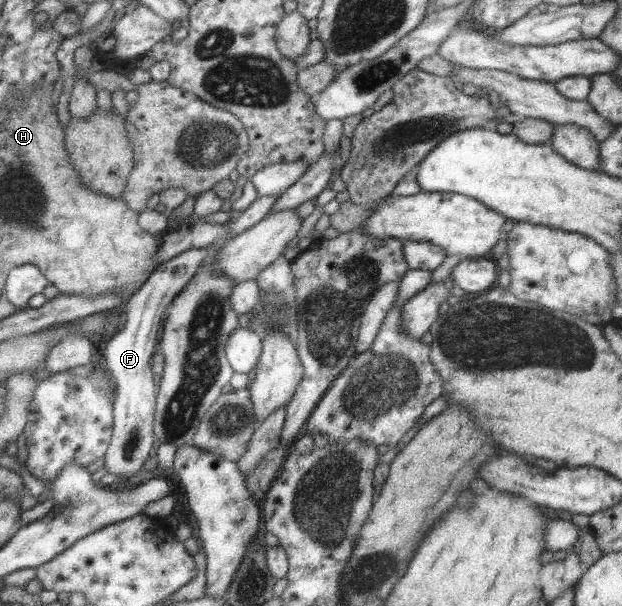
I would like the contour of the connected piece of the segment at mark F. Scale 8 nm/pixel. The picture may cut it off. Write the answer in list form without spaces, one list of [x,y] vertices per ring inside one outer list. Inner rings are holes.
[[[190,248],[163,261],[162,264],[158,264],[153,269],[153,272],[150,273],[150,277],[146,278],[146,281],[140,285],[140,288],[135,293],[132,293],[132,297],[123,303],[122,309],[126,313],[124,327],[120,331],[115,331],[114,335],[106,343],[106,349],[103,351],[104,365],[113,381],[114,403],[112,408],[113,431],[107,450],[103,455],[103,467],[108,473],[113,473],[117,477],[121,477],[122,480],[128,480],[138,473],[138,470],[143,467],[144,461],[150,457],[157,444],[153,436],[153,416],[155,413],[157,386],[154,385],[152,380],[153,371],[151,370],[150,360],[152,360],[153,354],[157,349],[158,329],[161,329],[160,323],[162,323],[164,309],[166,309],[168,304],[171,304],[174,297],[190,282],[192,276],[198,272],[206,256],[206,248]]]

